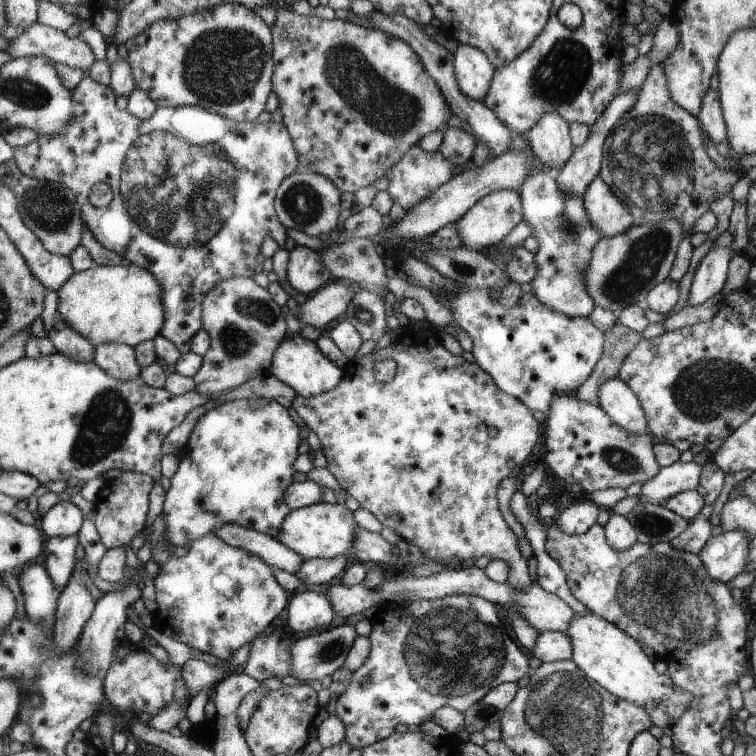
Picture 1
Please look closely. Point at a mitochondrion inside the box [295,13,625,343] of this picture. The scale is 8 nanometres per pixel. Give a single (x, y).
(384, 106)

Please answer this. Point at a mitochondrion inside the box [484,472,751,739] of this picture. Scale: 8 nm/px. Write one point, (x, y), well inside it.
(666, 597)

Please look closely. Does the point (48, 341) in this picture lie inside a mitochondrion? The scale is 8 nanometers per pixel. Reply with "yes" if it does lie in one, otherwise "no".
no

